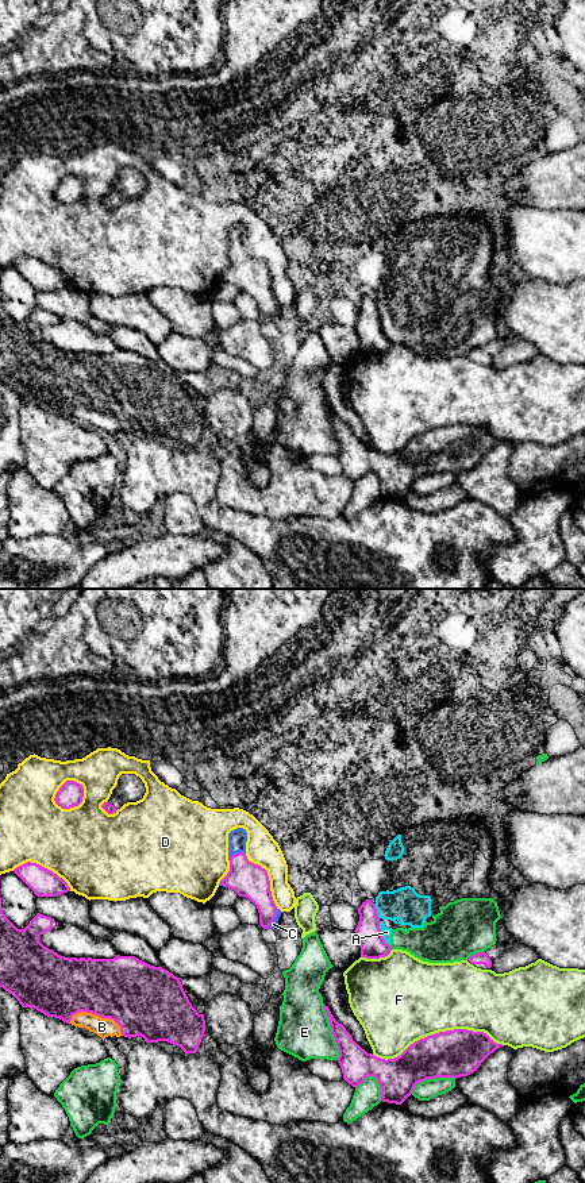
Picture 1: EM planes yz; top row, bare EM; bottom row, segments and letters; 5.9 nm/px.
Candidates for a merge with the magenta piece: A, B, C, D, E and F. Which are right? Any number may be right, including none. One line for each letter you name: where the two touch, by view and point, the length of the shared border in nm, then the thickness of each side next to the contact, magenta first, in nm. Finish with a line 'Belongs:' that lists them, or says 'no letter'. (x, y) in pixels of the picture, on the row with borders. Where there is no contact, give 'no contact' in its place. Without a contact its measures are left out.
B: yz (97, 1014) | 340 nm | 400/110 nm
Belongs: B

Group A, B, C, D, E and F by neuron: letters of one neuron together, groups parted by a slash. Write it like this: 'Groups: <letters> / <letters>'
Groups: A E / B / C / D / F

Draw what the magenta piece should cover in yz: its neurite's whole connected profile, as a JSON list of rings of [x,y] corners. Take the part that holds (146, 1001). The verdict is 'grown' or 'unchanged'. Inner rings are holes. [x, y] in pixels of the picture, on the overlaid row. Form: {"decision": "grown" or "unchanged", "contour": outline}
{"decision": "grown", "contour": [[[0,898],[0,987],[12,994],[23,1007],[34,1007],[47,1017],[85,1028],[101,1039],[136,1037],[146,1043],[168,1041],[185,1053],[196,1053],[205,1030],[204,1014],[189,1002],[180,978],[162,967],[150,966],[135,956],[113,959],[65,957],[49,949],[39,936],[53,929],[54,918],[38,913],[24,929],[18,929],[4,914]]]}

